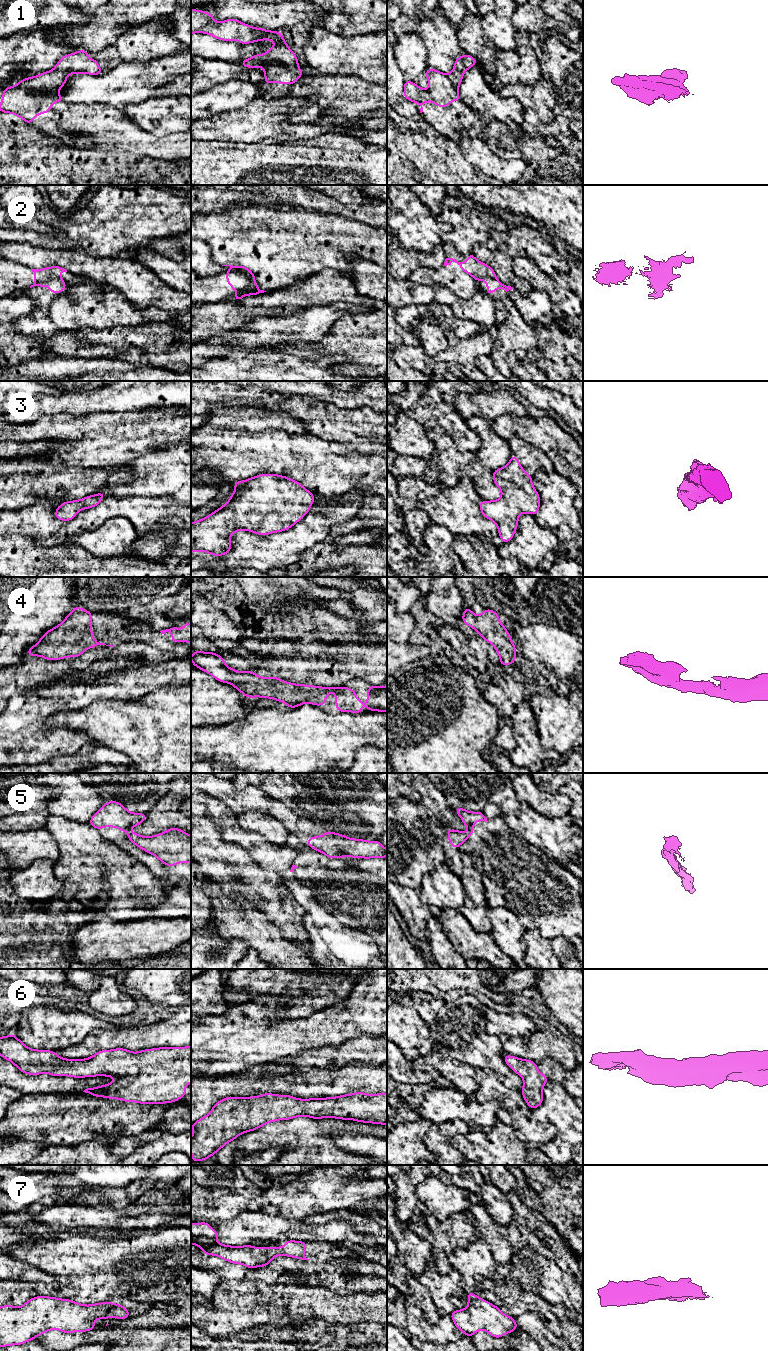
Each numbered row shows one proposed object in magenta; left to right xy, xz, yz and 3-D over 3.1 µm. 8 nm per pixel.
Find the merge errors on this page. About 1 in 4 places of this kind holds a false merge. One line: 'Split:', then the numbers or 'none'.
Split: 2, 5

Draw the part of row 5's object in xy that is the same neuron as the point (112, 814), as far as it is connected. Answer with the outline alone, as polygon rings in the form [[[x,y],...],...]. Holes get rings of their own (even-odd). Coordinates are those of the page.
[[[110,801],[105,802],[91,817],[89,823],[97,830],[102,827],[116,827],[129,836],[129,830],[145,820],[145,813],[131,813],[119,802]]]

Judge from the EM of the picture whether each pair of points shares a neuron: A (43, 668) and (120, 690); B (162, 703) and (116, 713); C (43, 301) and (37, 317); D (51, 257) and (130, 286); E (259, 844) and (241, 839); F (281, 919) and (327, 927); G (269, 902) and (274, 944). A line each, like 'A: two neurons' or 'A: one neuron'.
A: two neurons
B: one neuron
C: one neuron
D: one neuron
E: one neuron
F: two neurons
G: two neurons

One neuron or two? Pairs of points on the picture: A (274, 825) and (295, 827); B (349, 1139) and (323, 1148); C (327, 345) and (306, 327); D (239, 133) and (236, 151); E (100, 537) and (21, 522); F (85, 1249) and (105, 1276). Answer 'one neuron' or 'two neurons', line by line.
A: two neurons
B: two neurons
C: two neurons
D: two neurons
E: two neurons
F: one neuron

